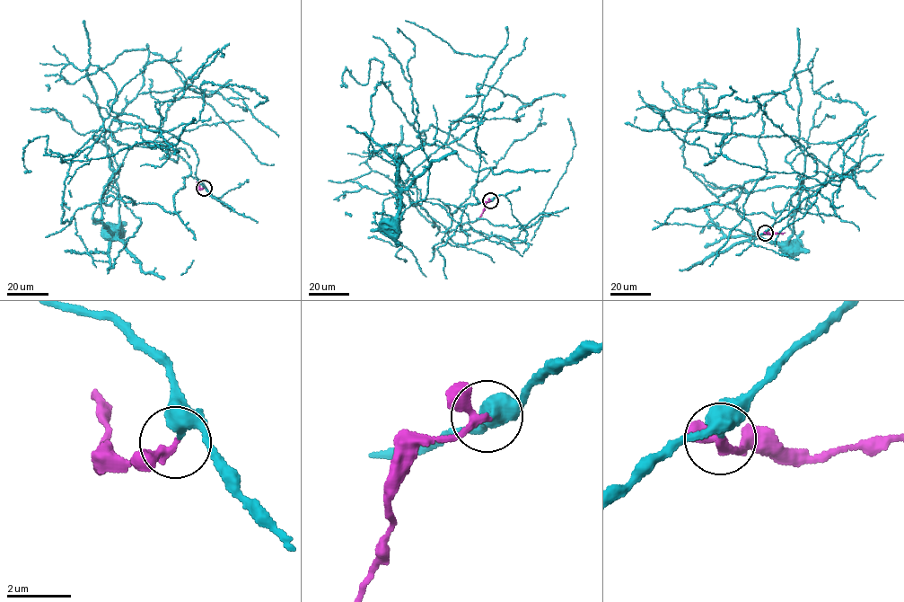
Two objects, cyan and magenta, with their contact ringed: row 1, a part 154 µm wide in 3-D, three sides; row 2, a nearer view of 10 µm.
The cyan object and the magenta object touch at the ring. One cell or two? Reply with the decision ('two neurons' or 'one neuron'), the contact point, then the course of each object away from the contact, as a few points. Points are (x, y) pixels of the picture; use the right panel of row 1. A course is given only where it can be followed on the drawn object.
two neurons; place (765, 233); course cyan (765, 233), (801, 180), (785, 158), (799, 146), (794, 74), (765, 103), (767, 174), (708, 266); course magenta (766, 233), (785, 233)

